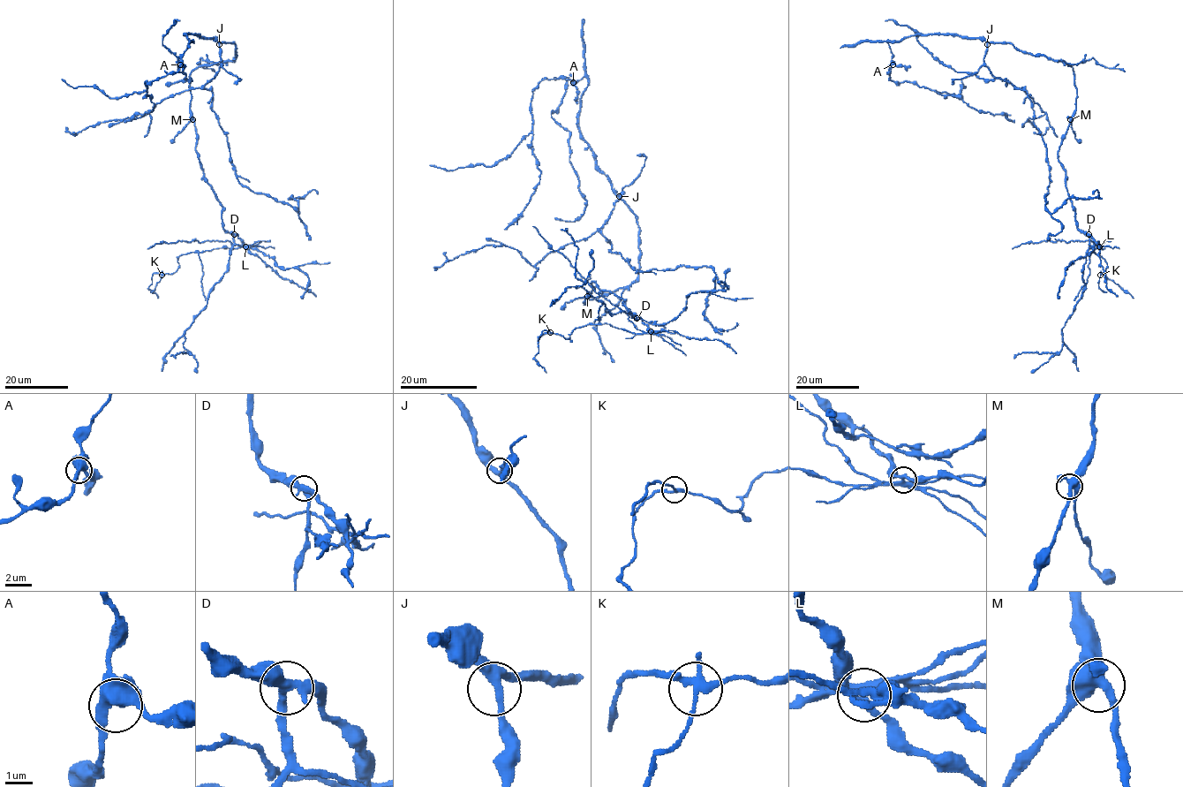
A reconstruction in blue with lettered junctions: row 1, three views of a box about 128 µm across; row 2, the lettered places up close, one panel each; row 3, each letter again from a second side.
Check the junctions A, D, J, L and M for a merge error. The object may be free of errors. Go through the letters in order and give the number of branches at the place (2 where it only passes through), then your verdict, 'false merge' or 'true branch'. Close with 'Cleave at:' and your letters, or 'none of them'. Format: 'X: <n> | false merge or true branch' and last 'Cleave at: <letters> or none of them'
A: 4 | true branch
D: 4 | true branch
J: 3 | true branch
L: 4 | false merge
M: 4 | true branch
Cleave at: L

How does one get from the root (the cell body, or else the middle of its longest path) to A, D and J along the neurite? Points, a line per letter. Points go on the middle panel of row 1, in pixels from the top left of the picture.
A: (624, 287), (639, 271), (636, 215), (615, 192), (581, 134), (581, 96), (588, 80), (573, 82)
D: (624, 287), (583, 303), (595, 282), (600, 291), (621, 298), (636, 318)
J: (624, 287), (638, 276), (639, 226), (636, 215), (619, 196)

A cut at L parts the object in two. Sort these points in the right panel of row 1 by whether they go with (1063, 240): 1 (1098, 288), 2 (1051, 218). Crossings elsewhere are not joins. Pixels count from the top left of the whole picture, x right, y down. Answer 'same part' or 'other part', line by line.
1: same part
2: other part

